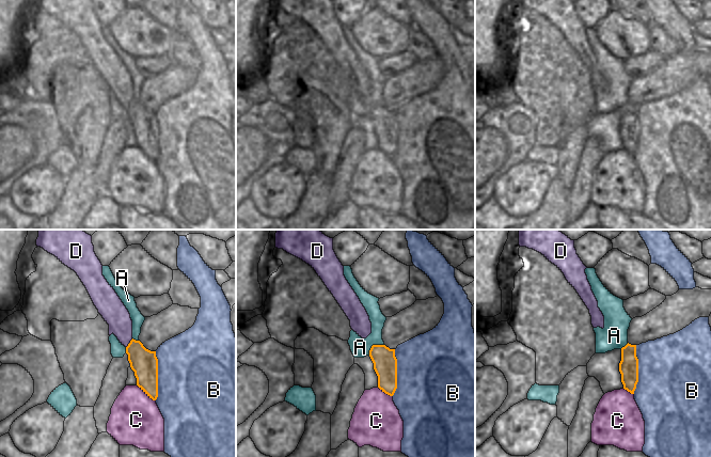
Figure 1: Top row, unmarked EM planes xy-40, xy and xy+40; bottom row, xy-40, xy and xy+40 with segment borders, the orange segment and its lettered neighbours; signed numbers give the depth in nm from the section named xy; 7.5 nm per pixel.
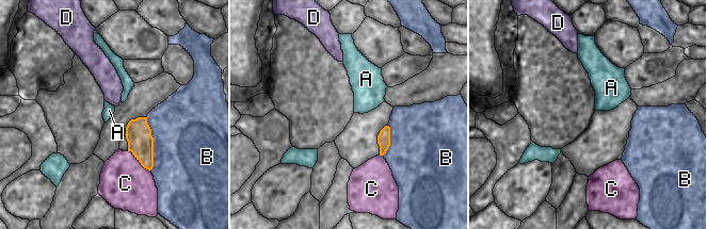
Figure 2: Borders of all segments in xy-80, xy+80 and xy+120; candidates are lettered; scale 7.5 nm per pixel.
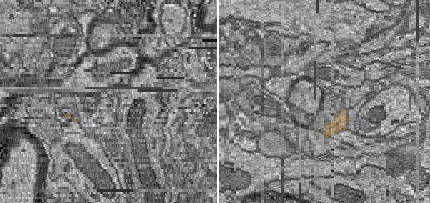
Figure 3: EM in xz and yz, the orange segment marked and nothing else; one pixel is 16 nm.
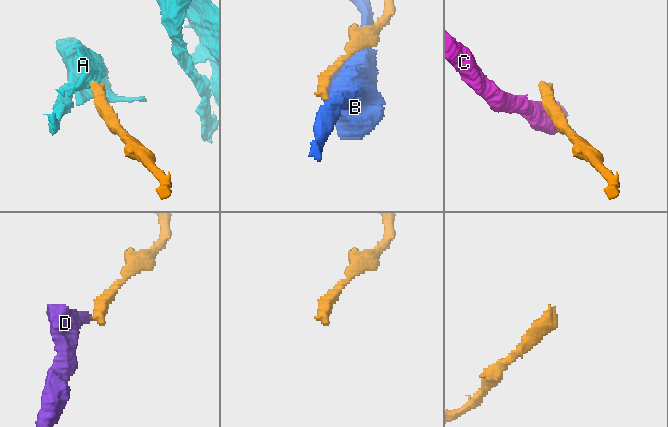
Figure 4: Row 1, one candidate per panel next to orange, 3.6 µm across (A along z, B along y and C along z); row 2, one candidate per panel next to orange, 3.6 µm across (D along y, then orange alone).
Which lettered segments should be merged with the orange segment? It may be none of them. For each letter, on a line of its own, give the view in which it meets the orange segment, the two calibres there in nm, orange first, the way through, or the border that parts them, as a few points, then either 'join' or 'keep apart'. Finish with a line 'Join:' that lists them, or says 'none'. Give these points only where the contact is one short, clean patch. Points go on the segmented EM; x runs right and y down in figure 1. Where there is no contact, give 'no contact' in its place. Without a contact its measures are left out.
A: meets orange in xy; 180 nm thick on the orange side, 150 nm on the other; border along xy (383, 344), (374, 344), (368, 355); keep apart
B: meets orange in xy-40; 200 nm thick on the orange side, 500 nm on the other; keep apart
C: meets orange in xy-40; 200 nm thick on the orange side, 380 nm on the other; keep apart
D: meets orange in xy-40; 200 nm thick on the orange side, 180 nm on the other; runs through xy-40 (144, 363), (129, 343), (115, 314); join
Join: D

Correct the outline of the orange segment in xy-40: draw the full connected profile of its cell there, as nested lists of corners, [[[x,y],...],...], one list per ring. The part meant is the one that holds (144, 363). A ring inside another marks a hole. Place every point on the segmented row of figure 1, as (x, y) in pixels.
[[[38,230],[36,246],[74,270],[112,333],[126,347],[137,385],[153,400],[158,397],[158,359],[132,338],[130,314],[102,275],[102,265],[94,252],[92,236],[83,230]]]

